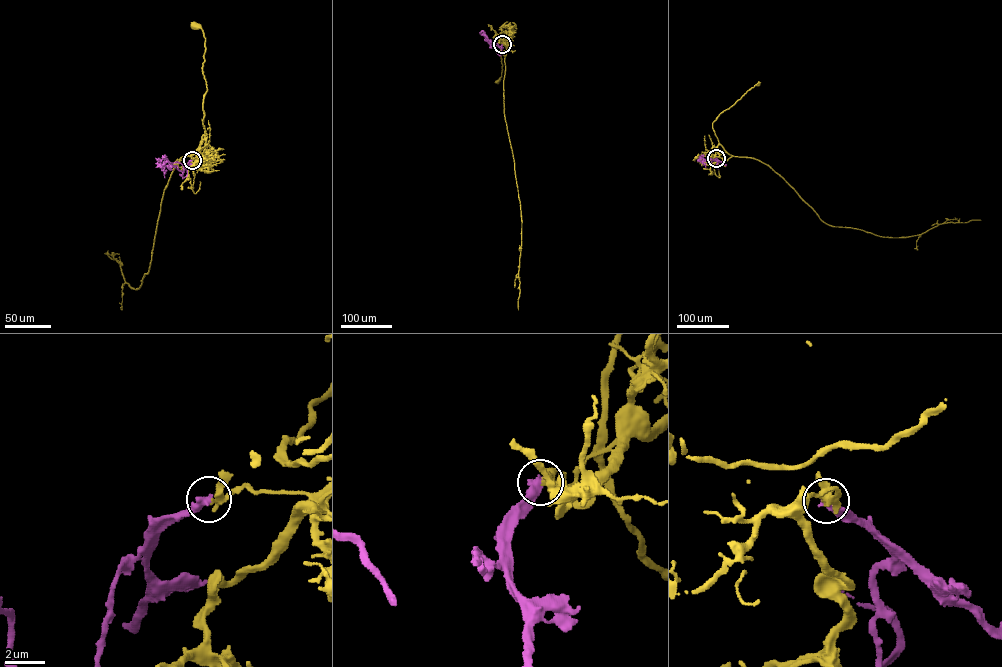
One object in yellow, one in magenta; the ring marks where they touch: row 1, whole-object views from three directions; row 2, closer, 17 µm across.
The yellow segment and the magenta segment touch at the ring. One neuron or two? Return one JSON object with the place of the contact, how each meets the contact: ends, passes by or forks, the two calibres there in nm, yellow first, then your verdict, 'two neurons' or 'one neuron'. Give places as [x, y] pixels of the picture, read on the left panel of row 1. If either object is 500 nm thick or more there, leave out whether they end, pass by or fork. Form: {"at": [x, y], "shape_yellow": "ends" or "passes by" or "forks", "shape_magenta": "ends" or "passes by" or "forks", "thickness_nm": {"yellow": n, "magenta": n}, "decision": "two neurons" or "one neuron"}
{"at": [192, 160], "shape_yellow": "passes by", "shape_magenta": "ends", "thickness_nm": {"yellow": 320, "magenta": 440}, "decision": "two neurons"}

